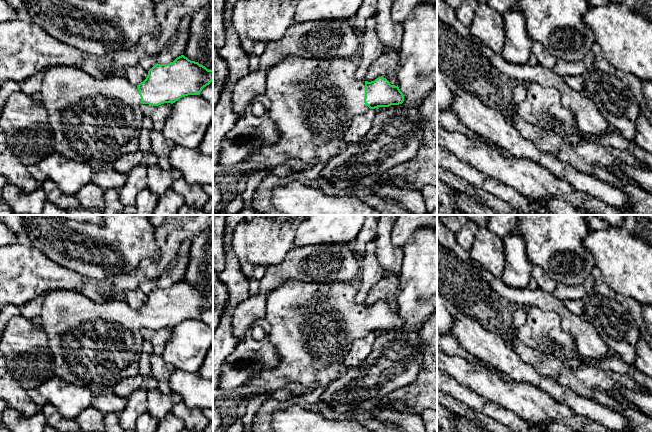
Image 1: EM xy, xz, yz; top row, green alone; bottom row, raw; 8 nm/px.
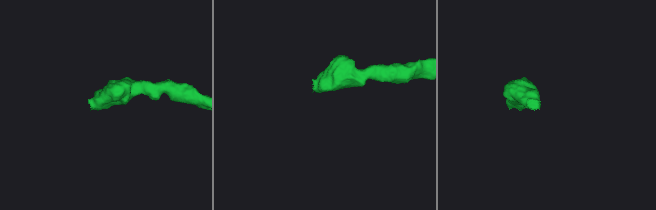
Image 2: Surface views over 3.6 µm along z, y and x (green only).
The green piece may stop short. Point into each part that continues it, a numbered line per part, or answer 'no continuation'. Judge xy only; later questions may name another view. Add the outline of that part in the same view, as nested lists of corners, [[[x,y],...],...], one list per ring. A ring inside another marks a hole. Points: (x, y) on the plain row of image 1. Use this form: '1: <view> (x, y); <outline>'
1: xy (94, 345); [[[51,290],[44,298],[41,319],[54,360],[54,374],[69,384],[88,389],[93,396],[111,393],[121,380],[139,374],[139,363],[144,339],[137,310],[121,297],[97,303],[74,290]]]

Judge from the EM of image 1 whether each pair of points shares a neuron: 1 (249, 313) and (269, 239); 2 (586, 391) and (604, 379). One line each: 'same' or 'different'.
1: different
2: same

